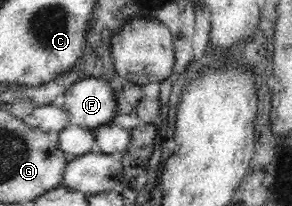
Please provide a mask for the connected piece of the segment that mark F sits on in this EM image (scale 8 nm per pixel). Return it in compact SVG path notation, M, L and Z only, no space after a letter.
M81 79L67 89L63 108L72 125L94 131L115 119L118 99L109 85L101 79Z

